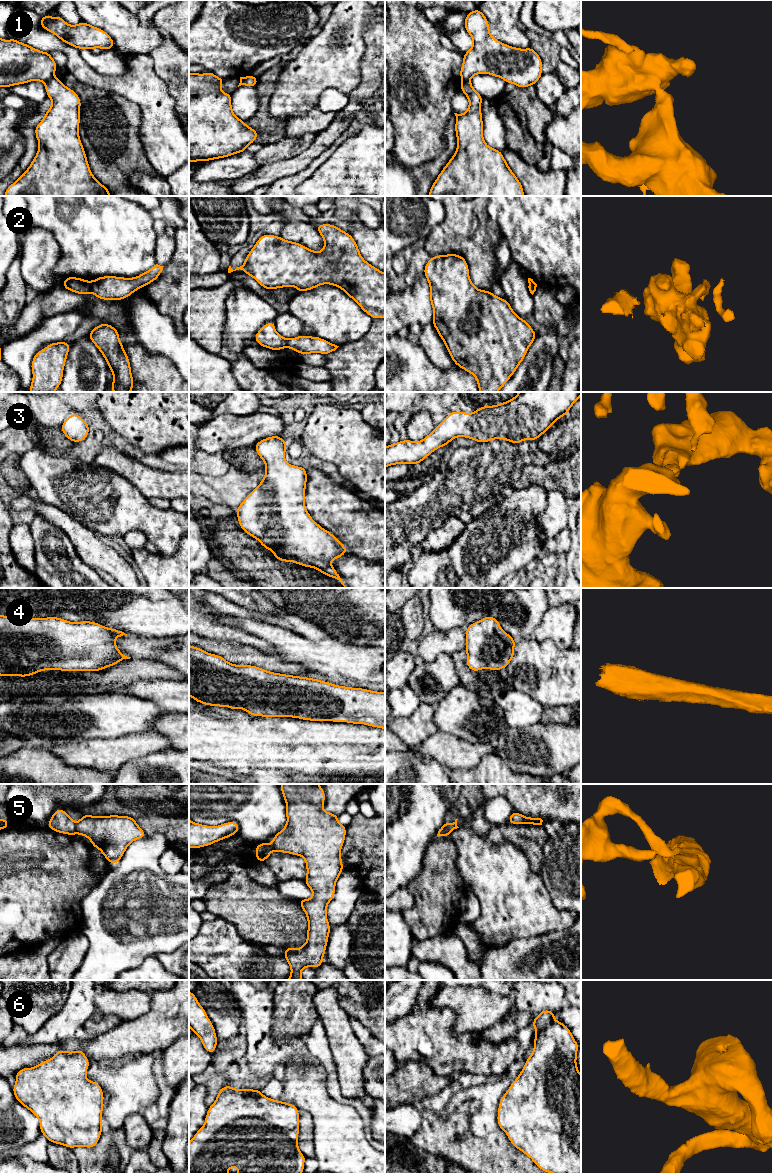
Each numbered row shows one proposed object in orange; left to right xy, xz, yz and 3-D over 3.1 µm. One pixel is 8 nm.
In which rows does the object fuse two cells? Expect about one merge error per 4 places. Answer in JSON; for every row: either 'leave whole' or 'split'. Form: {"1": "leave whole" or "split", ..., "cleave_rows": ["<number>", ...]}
{"1": "split", "2": "split", "3": "leave whole", "4": "leave whole", "5": "split", "6": "leave whole", "cleave_rows": ["1", "2", "5"]}

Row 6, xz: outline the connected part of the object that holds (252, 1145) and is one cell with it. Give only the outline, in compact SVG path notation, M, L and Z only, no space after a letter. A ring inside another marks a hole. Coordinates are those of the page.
M224 1086L208 1108L205 1124L189 1142L189 1173L227 1173L231 1167L238 1168L239 1173L304 1173L306 1157L298 1148L297 1109L294 1104L265 1097L261 1090Z

